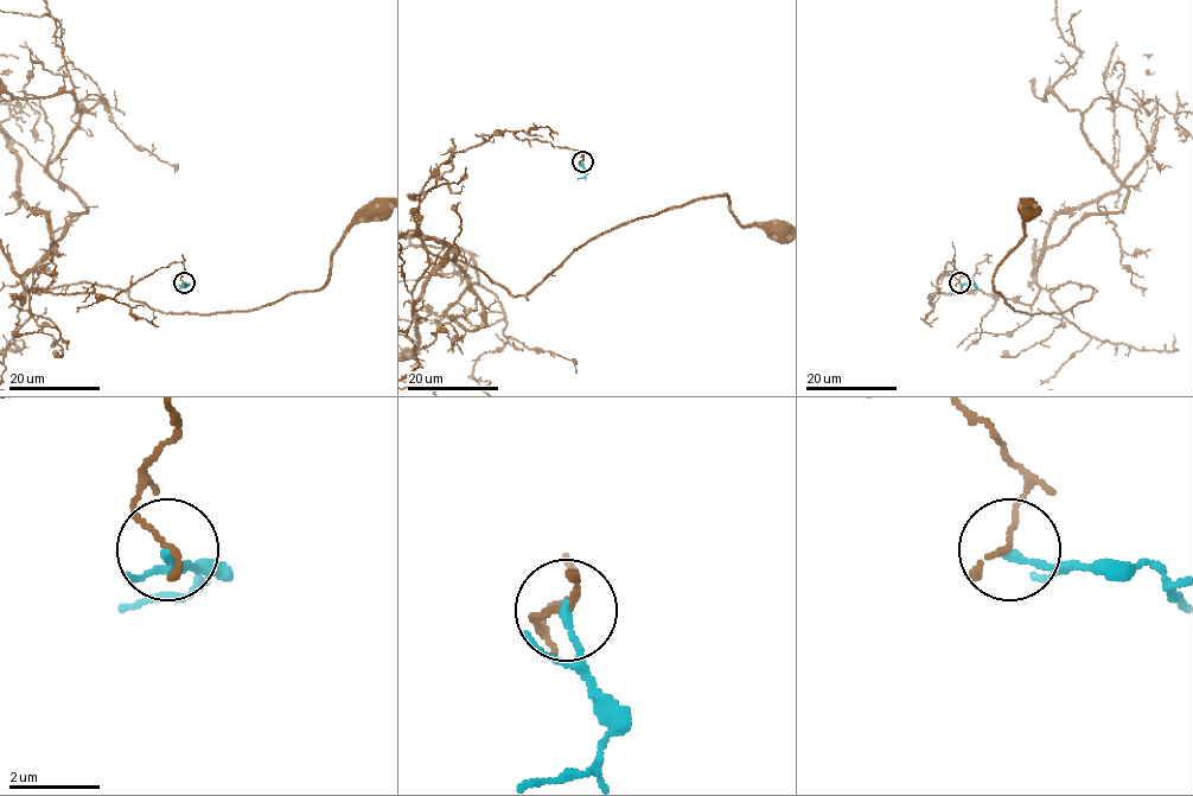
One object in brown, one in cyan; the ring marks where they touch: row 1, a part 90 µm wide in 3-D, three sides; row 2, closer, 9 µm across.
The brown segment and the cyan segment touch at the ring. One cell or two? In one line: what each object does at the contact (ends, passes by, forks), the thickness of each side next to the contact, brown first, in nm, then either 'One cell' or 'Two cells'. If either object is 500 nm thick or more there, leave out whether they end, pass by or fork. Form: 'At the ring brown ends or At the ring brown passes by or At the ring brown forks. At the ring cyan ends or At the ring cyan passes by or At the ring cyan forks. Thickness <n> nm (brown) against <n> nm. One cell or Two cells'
At the ring brown ends. At the ring cyan ends. Thickness 130 nm (brown) against 170 nm. Two cells

